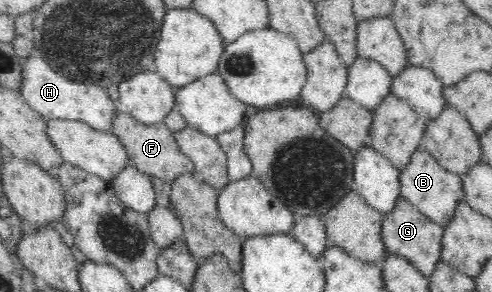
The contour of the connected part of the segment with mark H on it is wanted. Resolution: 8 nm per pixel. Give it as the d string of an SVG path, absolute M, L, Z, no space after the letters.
M36 53L20 60L21 74L19 89L25 102L39 114L47 119L79 120L94 127L95 130L111 133L111 120L115 112L119 111L117 101L111 100L106 87L88 85L72 81L69 77L55 72L47 61Z

